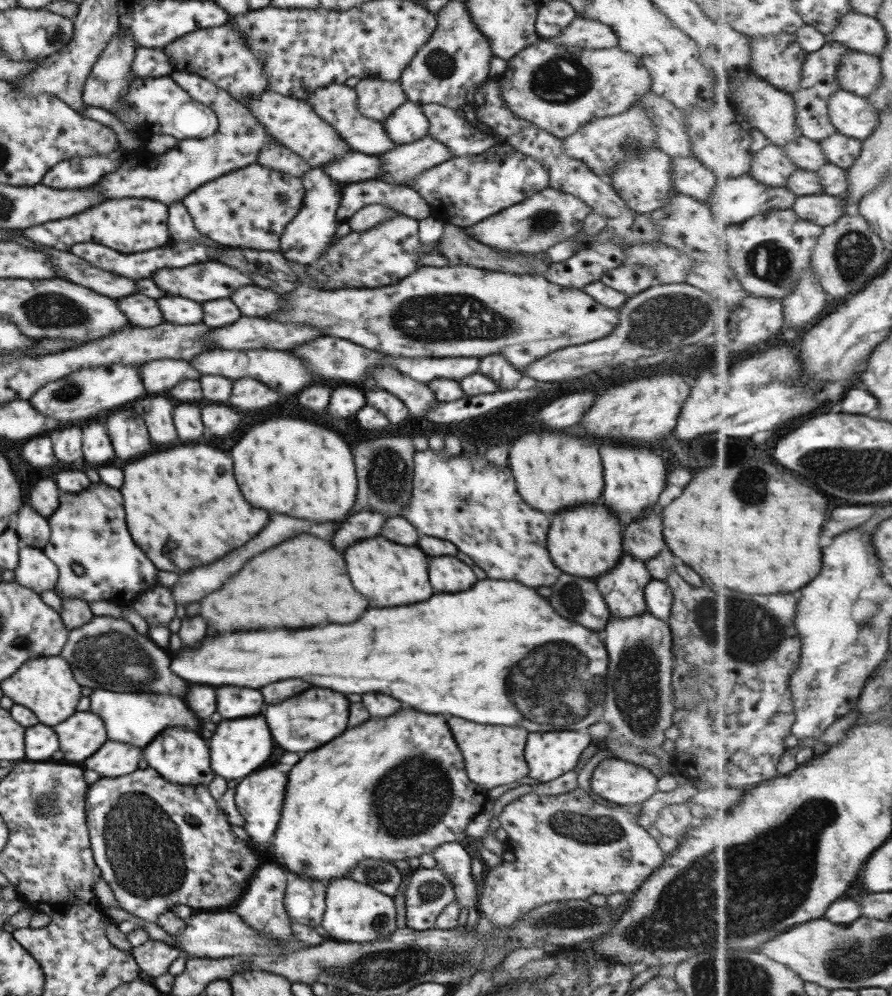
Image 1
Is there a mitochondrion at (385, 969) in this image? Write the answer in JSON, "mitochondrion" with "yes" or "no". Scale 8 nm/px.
{"mitochondrion":"yes"}

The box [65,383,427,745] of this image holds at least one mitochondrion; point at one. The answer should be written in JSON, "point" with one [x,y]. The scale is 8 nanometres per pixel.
{"point":[111,660]}

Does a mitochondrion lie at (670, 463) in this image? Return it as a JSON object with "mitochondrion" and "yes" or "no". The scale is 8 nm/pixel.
{"mitochondrion":"no"}

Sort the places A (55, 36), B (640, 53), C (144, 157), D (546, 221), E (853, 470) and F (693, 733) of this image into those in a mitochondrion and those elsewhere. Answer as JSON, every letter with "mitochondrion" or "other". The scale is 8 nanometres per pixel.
{"A":"mitochondrion","B":"other","C":"other","D":"mitochondrion","E":"mitochondrion","F":"other"}

